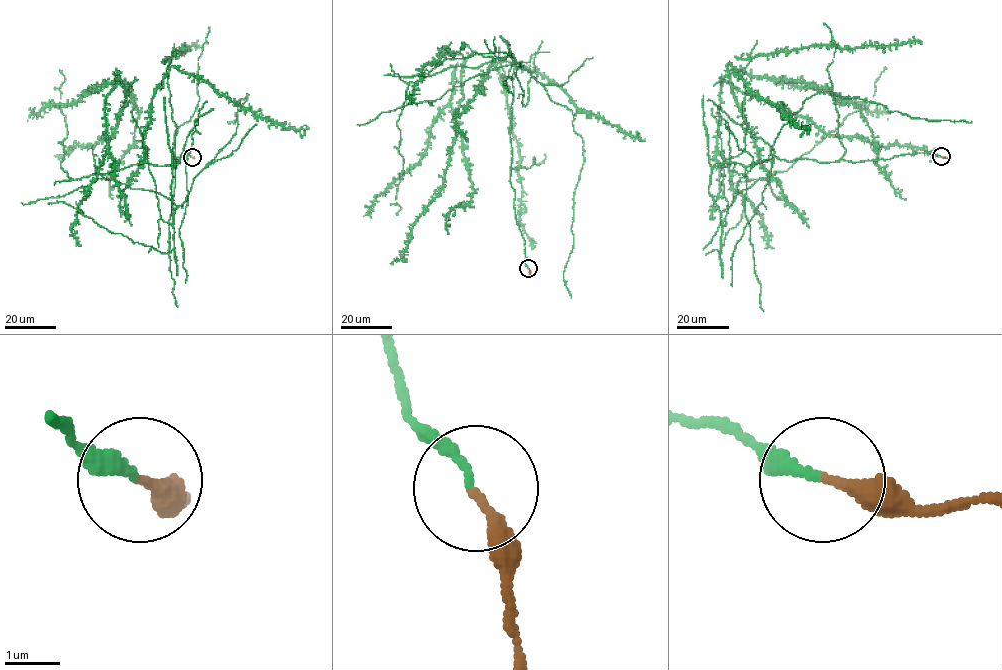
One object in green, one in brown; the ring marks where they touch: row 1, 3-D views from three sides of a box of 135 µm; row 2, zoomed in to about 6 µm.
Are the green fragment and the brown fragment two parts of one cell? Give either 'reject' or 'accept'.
accept

